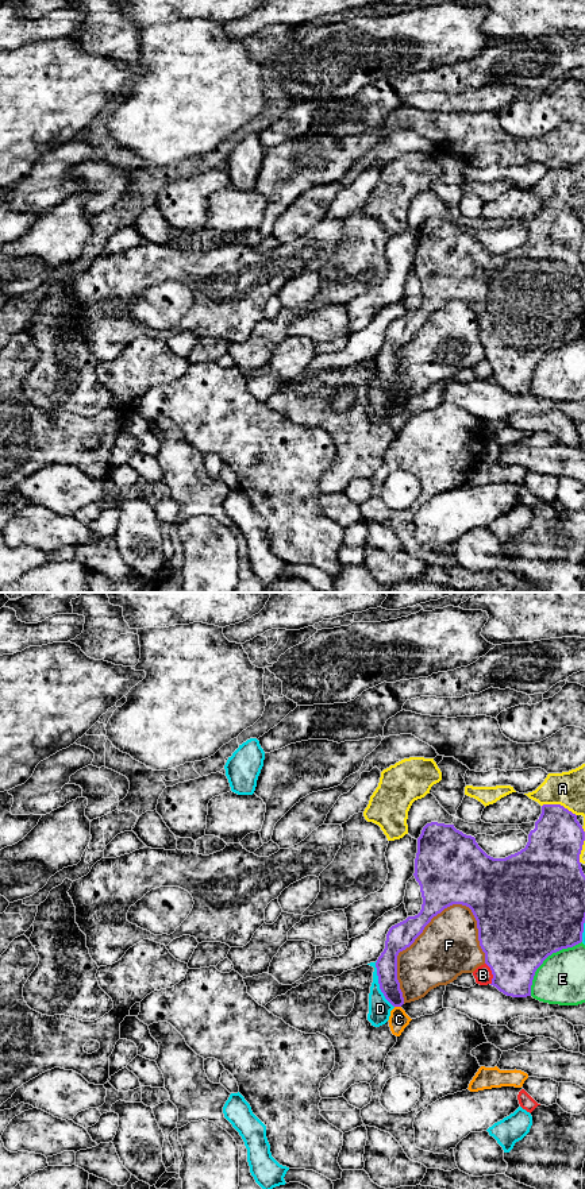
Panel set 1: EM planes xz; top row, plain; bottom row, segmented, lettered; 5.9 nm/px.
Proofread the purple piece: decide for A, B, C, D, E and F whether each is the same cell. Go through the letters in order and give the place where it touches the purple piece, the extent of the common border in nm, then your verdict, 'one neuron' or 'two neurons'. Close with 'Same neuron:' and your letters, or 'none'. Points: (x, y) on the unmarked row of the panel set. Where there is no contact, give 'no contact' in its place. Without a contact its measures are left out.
A: xz (560, 200) | 220 nm | two neurons
B: xz (492, 369) | 140 nm | two neurons
C: xz (397, 401) | 40 nm | two neurons
D: xz (378, 378) | 300 nm | two neurons
E: xz (545, 354) | 440 nm | two neurons
F: xz (410, 340) | 700 nm | two neurons
Same neuron: none

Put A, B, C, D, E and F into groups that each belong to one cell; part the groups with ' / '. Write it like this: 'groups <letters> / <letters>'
groups A / B / C / D / E / F

